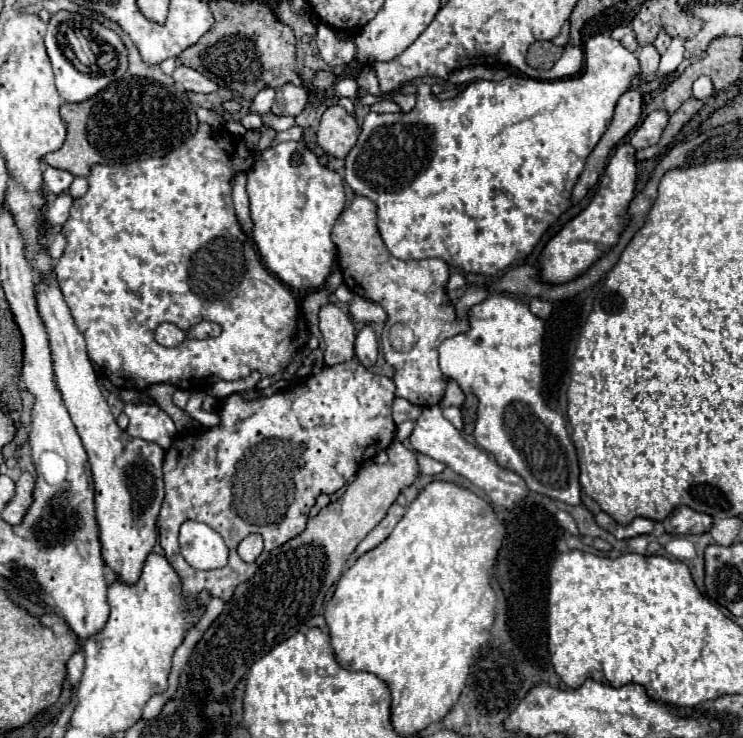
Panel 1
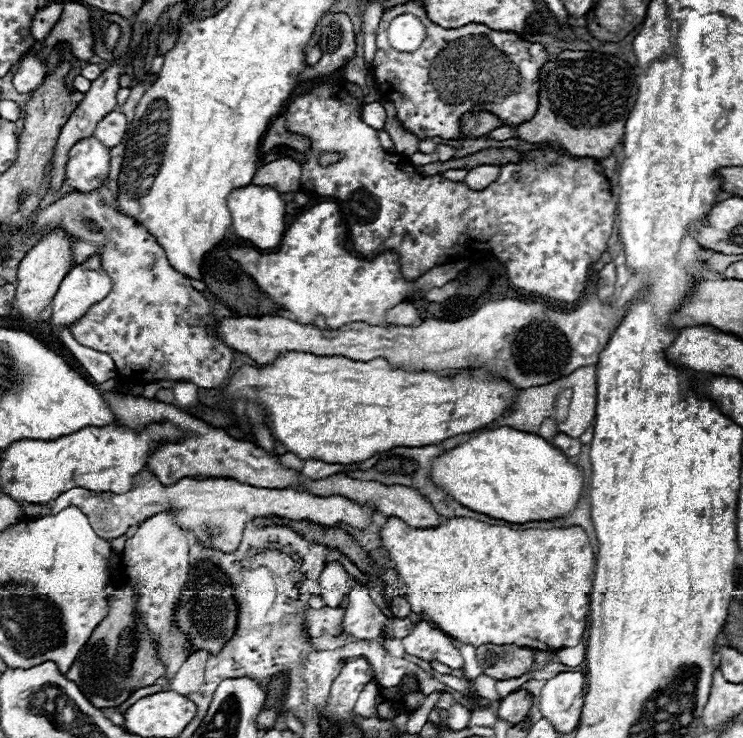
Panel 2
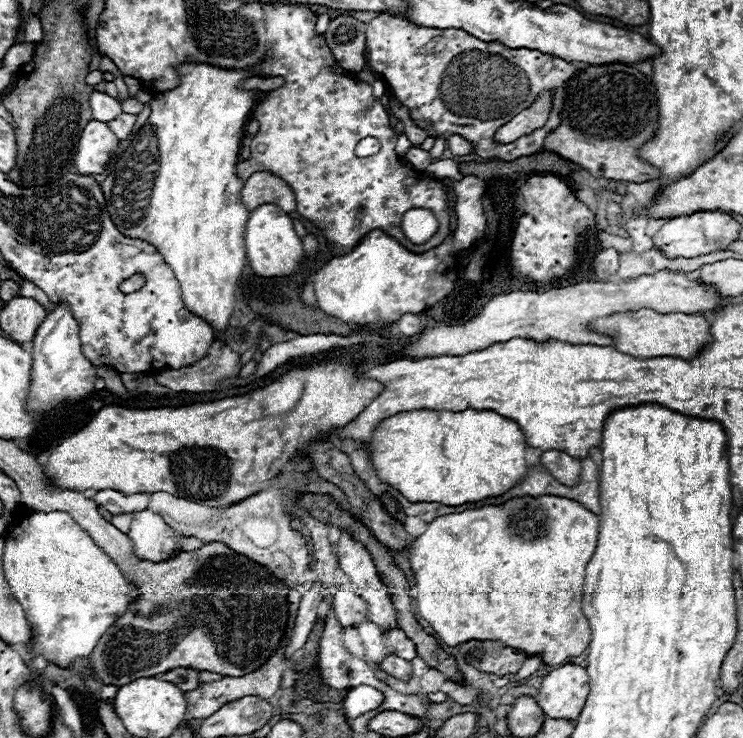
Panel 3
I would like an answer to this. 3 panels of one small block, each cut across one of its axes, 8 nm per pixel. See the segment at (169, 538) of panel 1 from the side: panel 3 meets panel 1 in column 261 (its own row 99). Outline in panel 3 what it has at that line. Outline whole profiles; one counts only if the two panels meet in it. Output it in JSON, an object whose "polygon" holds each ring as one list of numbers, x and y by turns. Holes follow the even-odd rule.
{"polygon":[[380,14,366,24,366,48,368,66,384,76,388,90,410,110,414,122,432,138,440,134,444,138,460,134,470,142,474,154,506,162,544,150,544,138,562,122,564,86,578,70,582,72,588,68,538,50,512,50,500,42,482,42,464,30,424,28,388,14],[546,88,558,90,546,126,510,144,494,142,498,128,528,108]]}

